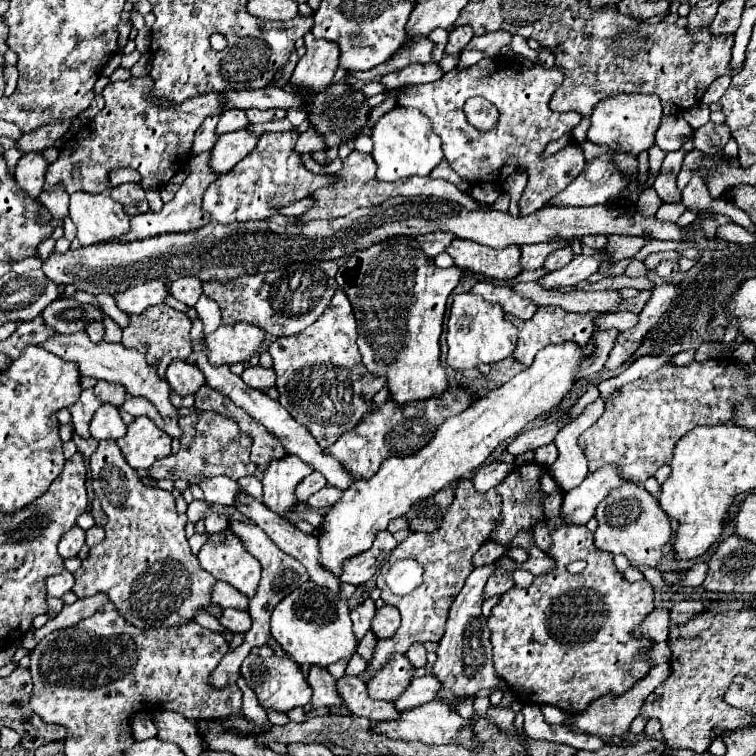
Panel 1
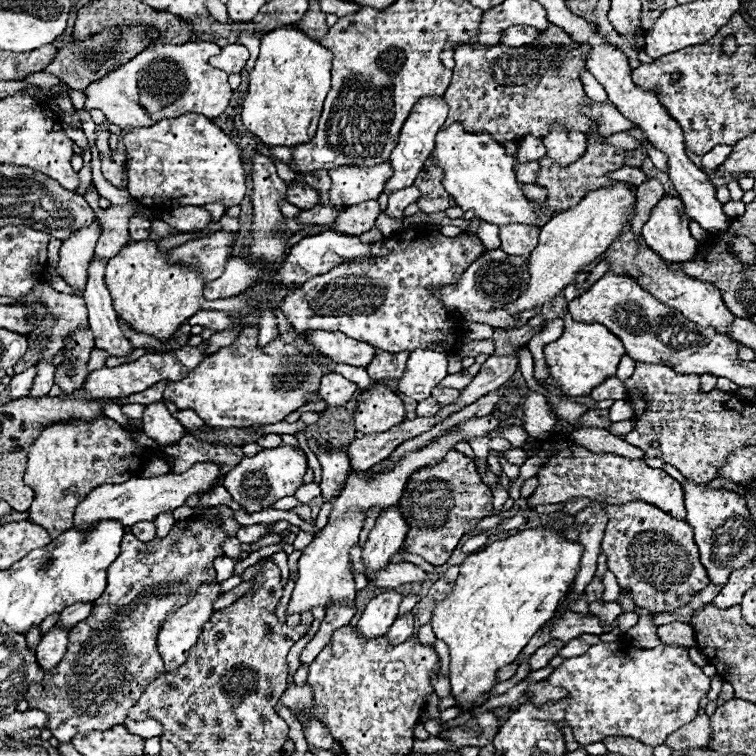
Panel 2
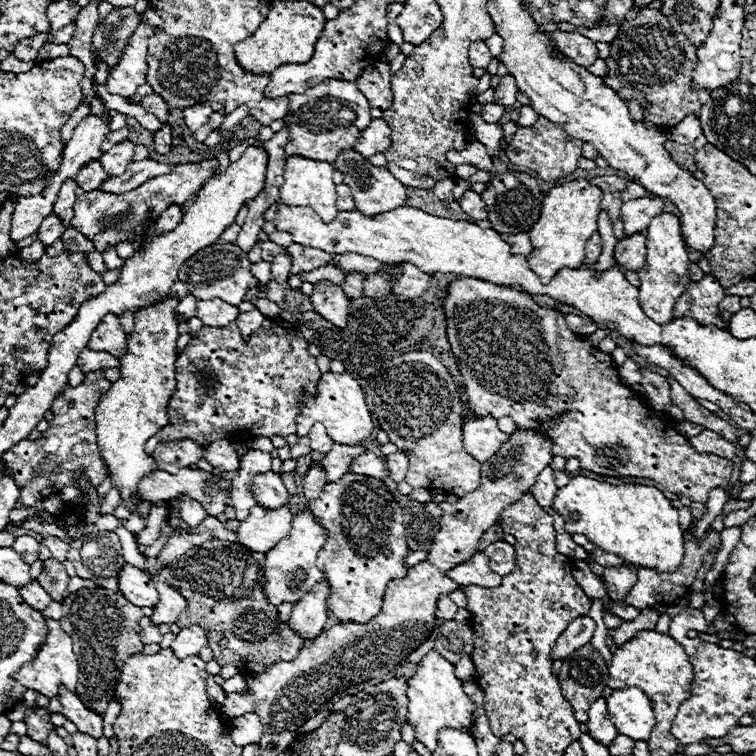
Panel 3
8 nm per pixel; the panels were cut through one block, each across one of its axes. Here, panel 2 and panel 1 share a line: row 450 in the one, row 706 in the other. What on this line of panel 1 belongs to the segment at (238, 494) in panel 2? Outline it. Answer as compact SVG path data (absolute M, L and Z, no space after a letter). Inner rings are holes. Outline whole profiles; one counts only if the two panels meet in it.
M270 646L254 648L246 656L246 660L242 662L240 674L248 682L248 686L256 692L256 698L258 698L260 706L266 708L266 710L276 710L276 712L284 712L286 714L292 708L306 706L310 702L312 688L308 686L308 682L304 678L304 672L298 668L298 664L290 656L286 656L286 658L274 656Z

